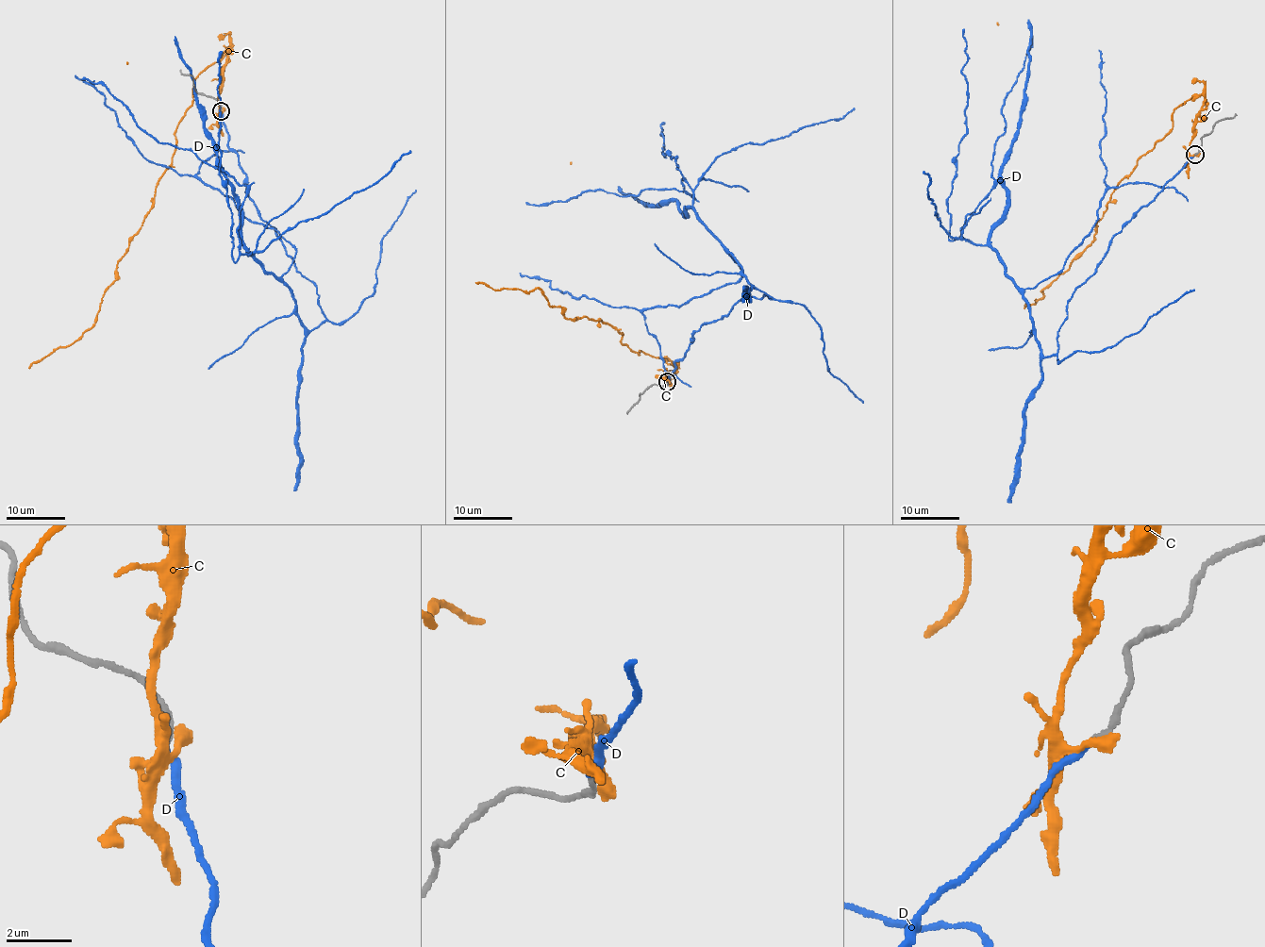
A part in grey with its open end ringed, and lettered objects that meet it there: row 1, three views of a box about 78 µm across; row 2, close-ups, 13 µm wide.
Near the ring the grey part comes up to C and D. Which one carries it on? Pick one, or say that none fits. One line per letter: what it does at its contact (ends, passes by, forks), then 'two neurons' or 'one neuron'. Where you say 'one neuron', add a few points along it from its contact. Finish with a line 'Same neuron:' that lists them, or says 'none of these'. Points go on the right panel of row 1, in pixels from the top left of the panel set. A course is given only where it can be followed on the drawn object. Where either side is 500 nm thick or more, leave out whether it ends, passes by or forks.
C: it ends; two neurons
D: it ends; one neuron; course (1195, 155), (1116, 234), (1043, 357), (1005, 265), (961, 235), (991, 189), (1001, 107), (1029, 37)
Same neuron: D

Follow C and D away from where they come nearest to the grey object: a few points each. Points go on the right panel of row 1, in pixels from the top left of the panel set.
C: (1196, 154), (1189, 143), (1204, 101), (1195, 95), (1111, 194), (1094, 241), (1024, 308)
D: (1195, 155), (1116, 234), (1043, 357), (1005, 265), (961, 235), (991, 189), (1001, 107), (1029, 37)

